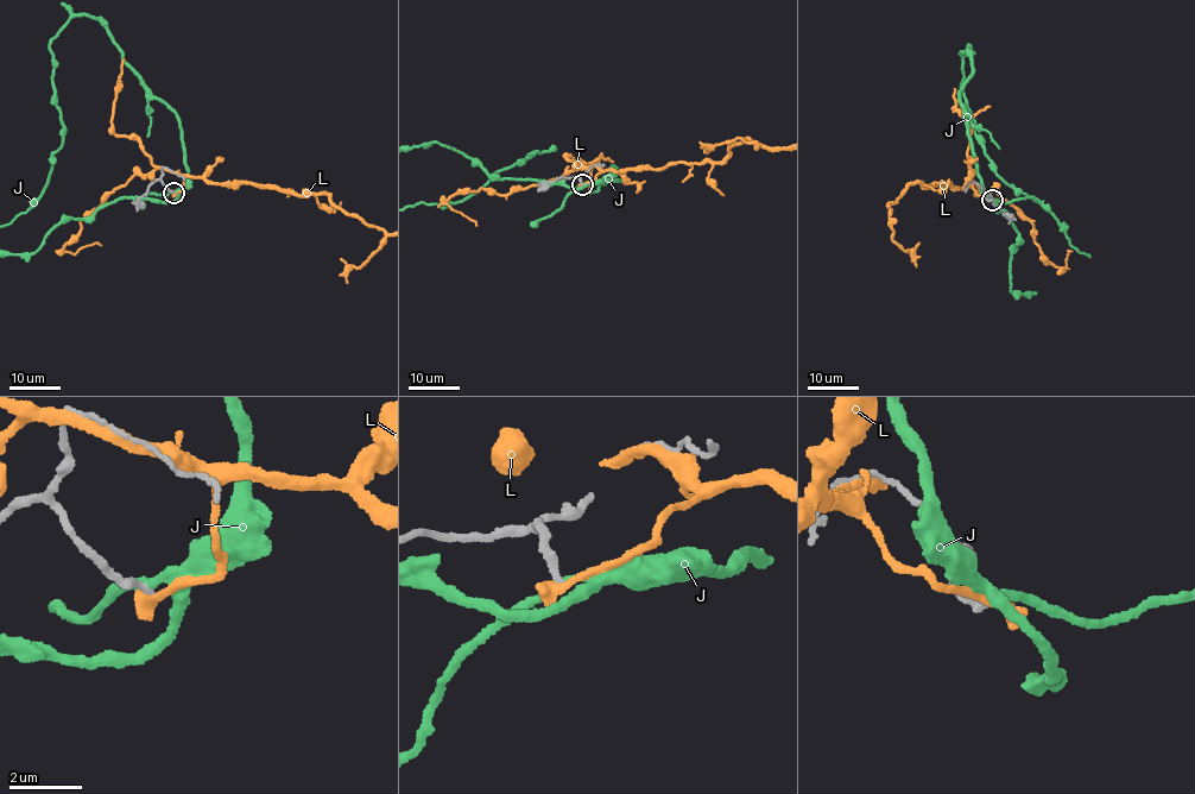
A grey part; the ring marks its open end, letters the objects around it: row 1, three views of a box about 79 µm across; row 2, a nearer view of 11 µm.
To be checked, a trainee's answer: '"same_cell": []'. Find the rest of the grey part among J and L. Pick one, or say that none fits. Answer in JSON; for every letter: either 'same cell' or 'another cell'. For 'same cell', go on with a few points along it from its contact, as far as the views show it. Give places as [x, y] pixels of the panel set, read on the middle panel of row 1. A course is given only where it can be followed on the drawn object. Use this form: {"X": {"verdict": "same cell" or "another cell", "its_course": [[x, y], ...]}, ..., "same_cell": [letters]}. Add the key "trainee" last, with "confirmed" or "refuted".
{"J": {"verdict": "another cell"}, "L": {"verdict": "another cell"}, "same_cell": [], "trainee": "confirmed"}

